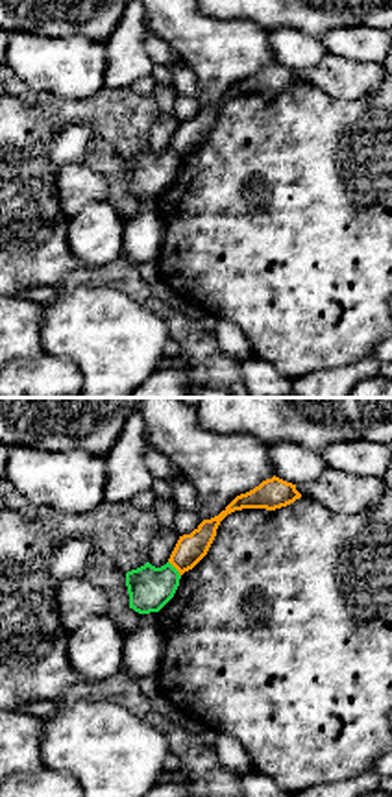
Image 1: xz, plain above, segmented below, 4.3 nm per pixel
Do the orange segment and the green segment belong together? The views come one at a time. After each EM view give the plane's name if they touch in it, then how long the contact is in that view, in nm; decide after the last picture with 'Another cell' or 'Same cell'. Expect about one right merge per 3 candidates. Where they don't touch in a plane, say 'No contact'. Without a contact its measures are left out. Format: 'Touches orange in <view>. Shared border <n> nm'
Touches orange in xz. Shared border 90 nm

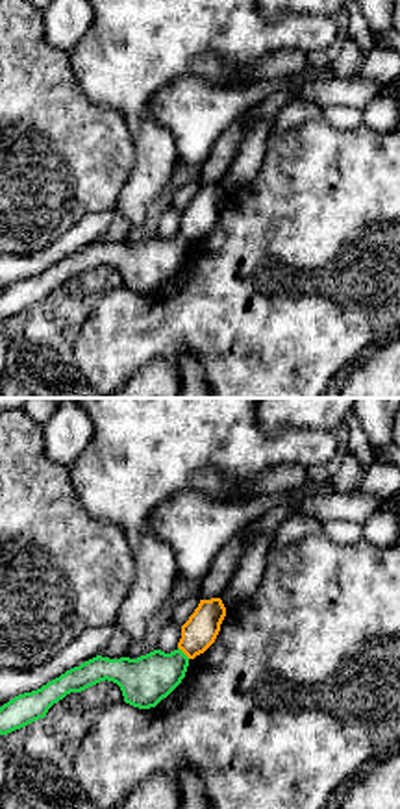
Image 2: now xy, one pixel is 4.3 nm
Touches orange in xy. Shared border 80 nm

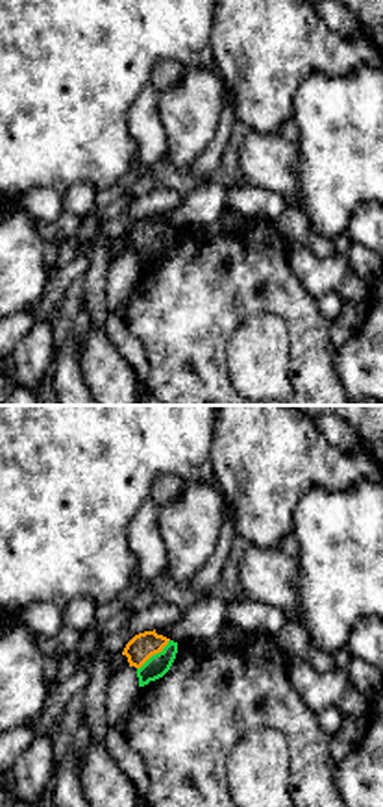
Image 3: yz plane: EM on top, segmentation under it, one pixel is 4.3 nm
Touches orange in yz. Shared border 190 nm

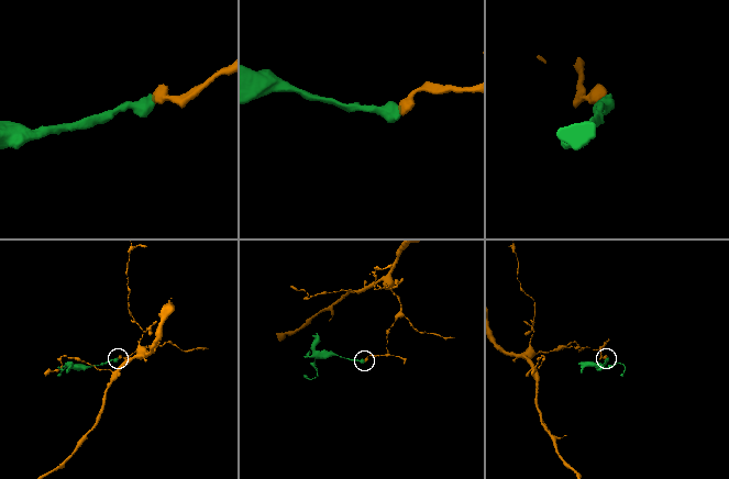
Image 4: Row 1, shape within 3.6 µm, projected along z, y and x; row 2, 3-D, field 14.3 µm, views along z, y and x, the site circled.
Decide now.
Another cell

